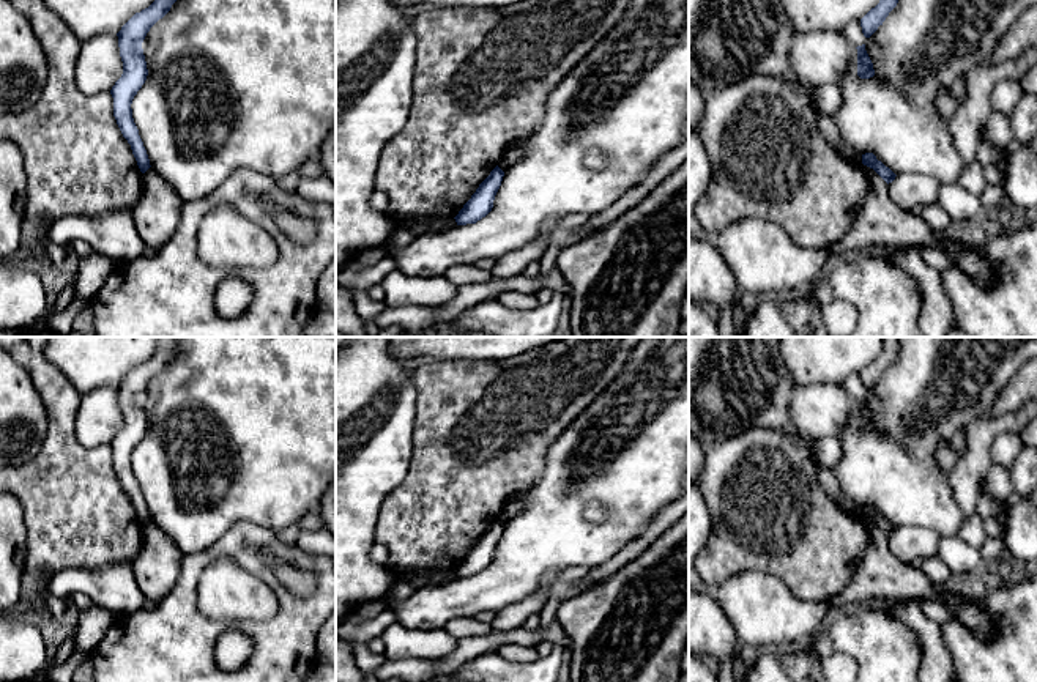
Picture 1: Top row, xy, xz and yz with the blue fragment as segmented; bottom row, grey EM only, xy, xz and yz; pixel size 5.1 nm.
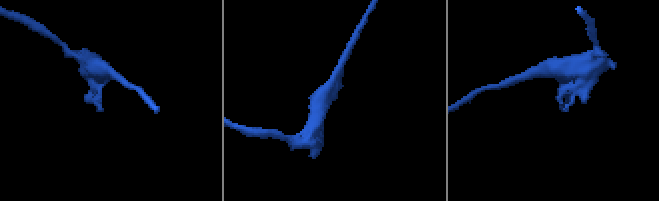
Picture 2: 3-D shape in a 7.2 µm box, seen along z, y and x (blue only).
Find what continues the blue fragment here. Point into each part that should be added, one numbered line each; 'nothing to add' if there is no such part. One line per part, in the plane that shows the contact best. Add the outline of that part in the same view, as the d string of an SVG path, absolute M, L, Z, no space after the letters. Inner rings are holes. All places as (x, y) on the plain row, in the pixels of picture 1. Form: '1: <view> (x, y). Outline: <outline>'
nothing to add

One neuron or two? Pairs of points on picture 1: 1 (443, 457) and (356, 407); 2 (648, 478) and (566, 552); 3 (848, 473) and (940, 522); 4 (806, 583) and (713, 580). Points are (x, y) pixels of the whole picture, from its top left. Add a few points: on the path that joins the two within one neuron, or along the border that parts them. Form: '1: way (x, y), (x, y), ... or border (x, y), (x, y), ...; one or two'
1: border (416, 404), (413, 452), (408, 471), (404, 476); two
2: way (632, 501), (590, 544); one
3: way (870, 473), (891, 473), (918, 500); one
4: way (782, 559), (736, 559); one

